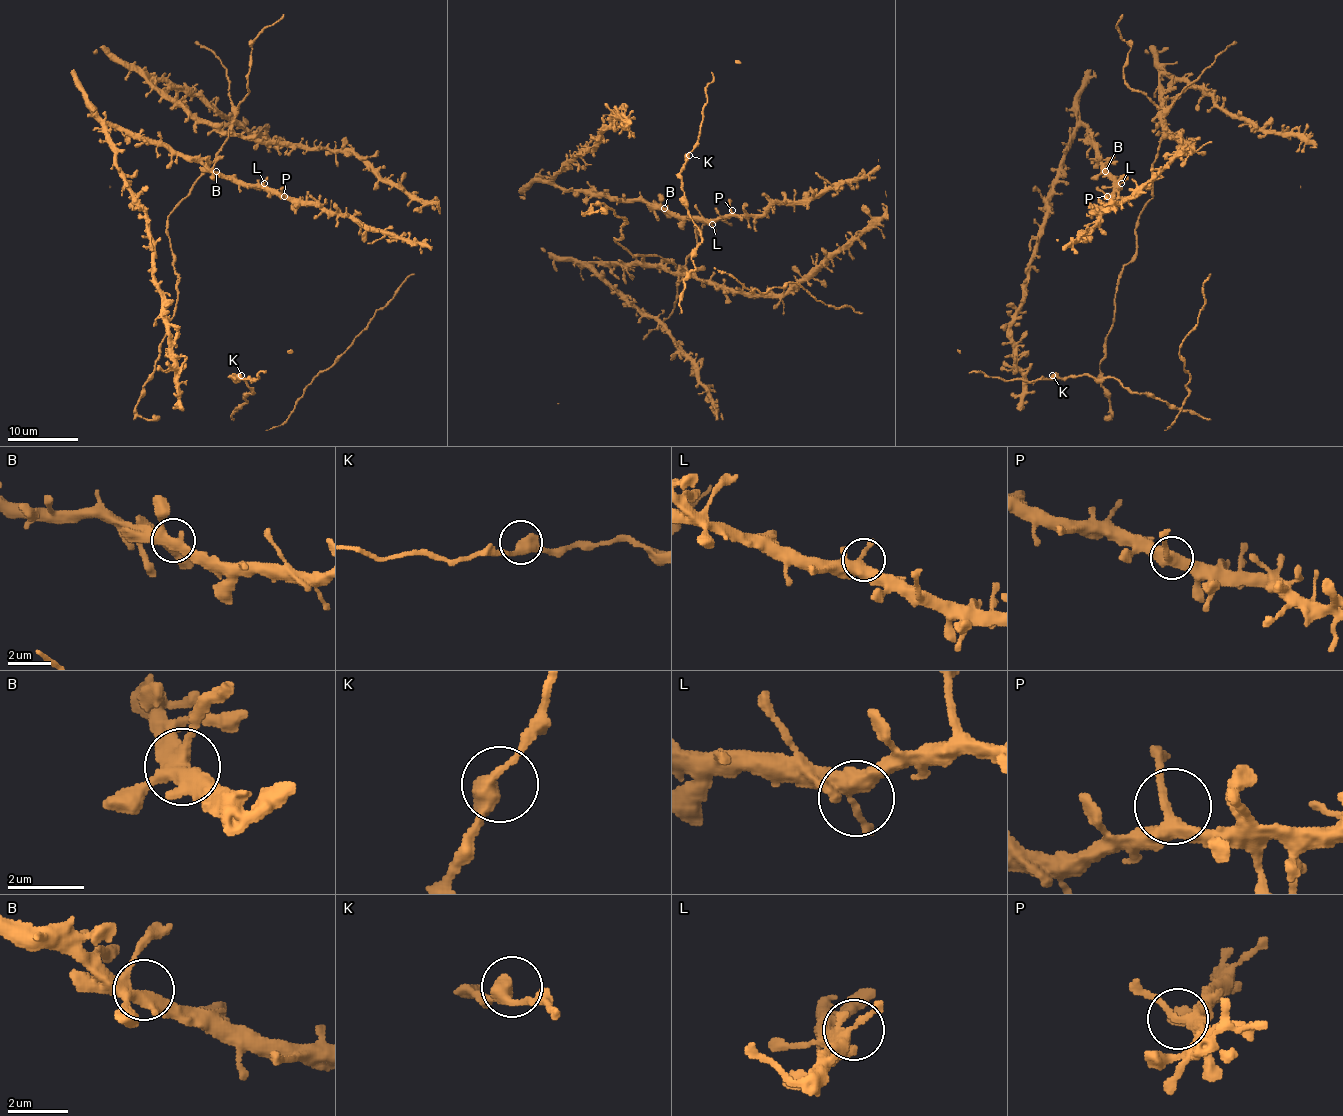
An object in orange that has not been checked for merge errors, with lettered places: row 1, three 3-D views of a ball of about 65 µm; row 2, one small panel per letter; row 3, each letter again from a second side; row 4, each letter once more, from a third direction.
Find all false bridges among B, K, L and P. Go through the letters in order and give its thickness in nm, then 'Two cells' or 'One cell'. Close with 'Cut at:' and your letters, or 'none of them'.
B: Thickness 420 nm. One cell
K: Thickness 400 nm. One cell
L: Thickness 280 nm. One cell
P: Thickness 320 nm. One cell
Cut at: none of them

